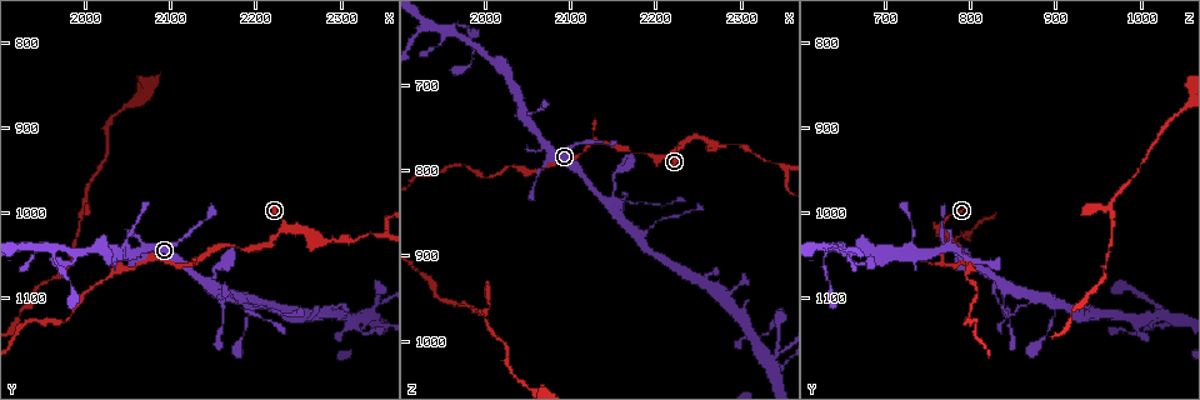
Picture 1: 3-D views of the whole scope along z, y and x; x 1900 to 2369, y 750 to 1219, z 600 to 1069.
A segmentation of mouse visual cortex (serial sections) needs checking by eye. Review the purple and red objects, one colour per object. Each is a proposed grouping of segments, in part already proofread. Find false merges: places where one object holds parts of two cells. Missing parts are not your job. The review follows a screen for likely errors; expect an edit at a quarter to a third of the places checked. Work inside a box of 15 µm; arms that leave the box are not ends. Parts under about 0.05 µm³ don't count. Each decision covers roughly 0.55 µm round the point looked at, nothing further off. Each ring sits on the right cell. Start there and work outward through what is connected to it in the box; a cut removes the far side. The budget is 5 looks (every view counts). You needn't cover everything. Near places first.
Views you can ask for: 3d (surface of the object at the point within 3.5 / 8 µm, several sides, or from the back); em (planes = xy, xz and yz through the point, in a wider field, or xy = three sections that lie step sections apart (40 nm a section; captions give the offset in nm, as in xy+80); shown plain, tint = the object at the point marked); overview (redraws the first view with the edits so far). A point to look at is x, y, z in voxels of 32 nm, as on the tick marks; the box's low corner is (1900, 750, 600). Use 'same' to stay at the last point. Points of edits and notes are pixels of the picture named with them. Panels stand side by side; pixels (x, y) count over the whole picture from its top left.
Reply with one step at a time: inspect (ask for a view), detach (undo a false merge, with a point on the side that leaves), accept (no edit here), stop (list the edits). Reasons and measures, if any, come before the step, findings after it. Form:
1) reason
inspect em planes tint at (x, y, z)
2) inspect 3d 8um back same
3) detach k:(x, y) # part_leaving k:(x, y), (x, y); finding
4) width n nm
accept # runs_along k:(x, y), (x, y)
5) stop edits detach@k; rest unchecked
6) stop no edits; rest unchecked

arms part here
inspect 3d 8um at (1965, 1040, 640)

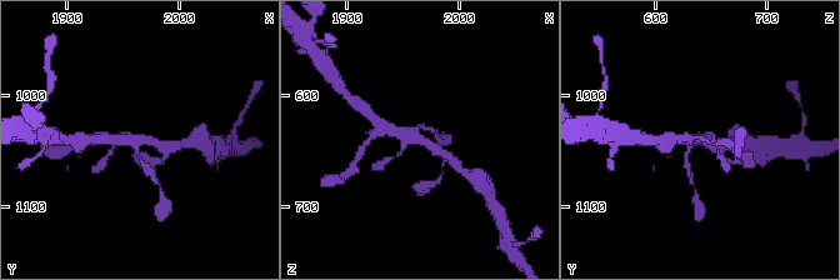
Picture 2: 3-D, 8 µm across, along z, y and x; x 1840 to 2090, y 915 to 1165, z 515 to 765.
zoom in
inspect 3d 3.5um at (1964, 1038, 640)

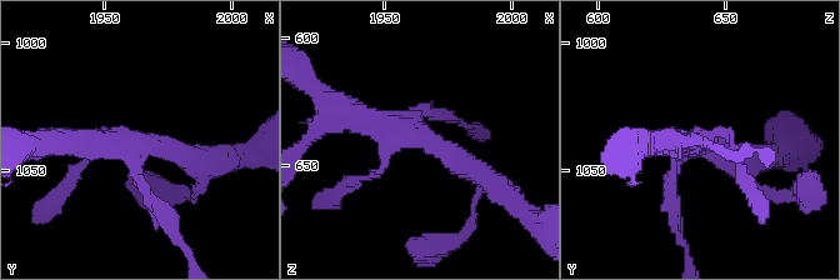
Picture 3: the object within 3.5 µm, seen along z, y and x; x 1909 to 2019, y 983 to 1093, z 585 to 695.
now the EM
inspect em xy step 3 tint at (1963, 1040, 639)

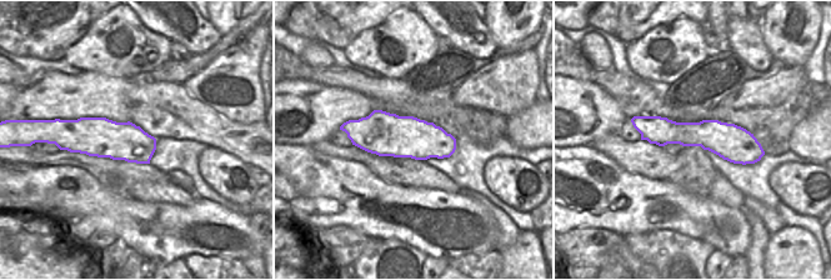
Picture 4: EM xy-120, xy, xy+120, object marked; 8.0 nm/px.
width 340 nm
accept # runs_along 4:(635, 120), (757, 148); one cell here

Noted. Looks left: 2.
thick turns thin
inspect 3d 3.5um at (2275, 1030, 770)

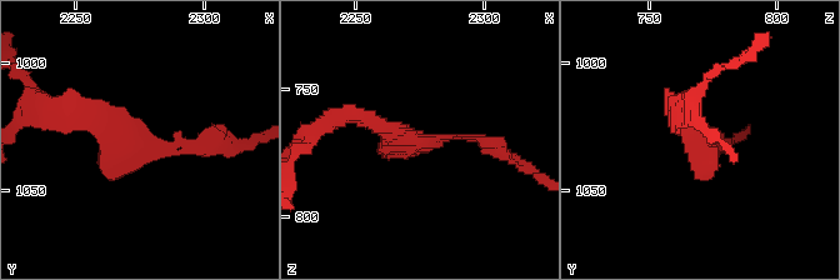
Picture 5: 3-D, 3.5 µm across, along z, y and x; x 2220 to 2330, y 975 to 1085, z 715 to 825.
arm_widths 150, 250 nm
inspect em planes tint at (2275, 1032, 770)

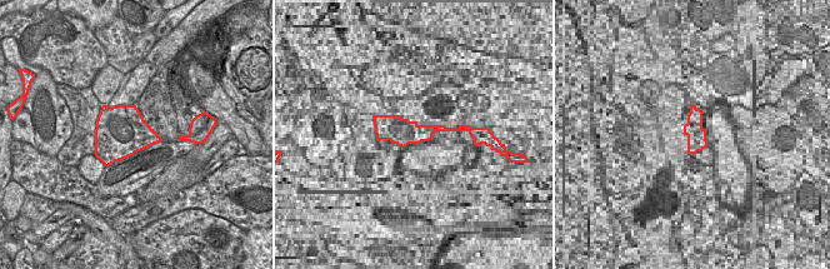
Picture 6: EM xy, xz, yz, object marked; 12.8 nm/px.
accept # all the same cell

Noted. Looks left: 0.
stop no edits; rest unchecked

